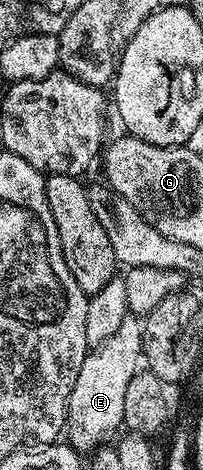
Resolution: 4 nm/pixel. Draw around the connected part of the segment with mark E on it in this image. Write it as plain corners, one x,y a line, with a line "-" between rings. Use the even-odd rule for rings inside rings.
137,316
127,317
123,324
119,324
119,329
115,336
111,336
111,340
90,349
85,355
83,368
79,368
79,376
75,376
75,388
71,388
71,396
67,400
63,431
68,445
74,450
92,452
112,443
125,426
123,403
127,401
127,384
131,376
137,374
143,358
144,334
142,319

